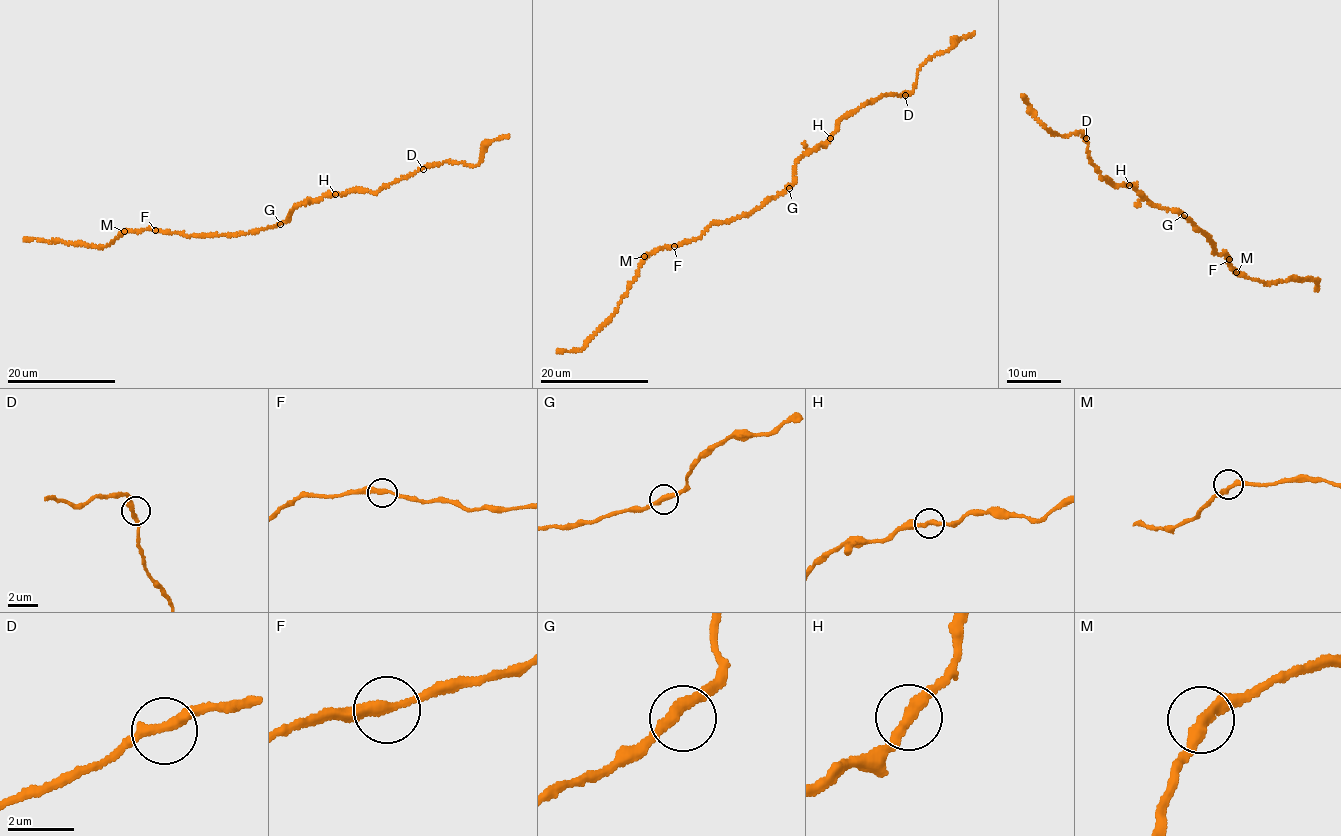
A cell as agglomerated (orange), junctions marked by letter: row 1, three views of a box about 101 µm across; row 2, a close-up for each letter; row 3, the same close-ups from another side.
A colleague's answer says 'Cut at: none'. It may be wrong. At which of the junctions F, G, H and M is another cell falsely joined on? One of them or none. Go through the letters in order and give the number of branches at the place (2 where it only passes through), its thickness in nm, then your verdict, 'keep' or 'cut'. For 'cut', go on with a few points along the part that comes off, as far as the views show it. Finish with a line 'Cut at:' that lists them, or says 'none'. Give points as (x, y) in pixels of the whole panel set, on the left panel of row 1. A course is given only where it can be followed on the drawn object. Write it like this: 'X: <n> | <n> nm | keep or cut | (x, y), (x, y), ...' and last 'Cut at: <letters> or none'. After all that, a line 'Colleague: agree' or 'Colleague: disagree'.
F: 2 | 320 nm | keep
G: 2 | 320 nm | keep
H: 2 | 300 nm | keep
M: 2 | 320 nm | keep
Cut at: none
Colleague: agree

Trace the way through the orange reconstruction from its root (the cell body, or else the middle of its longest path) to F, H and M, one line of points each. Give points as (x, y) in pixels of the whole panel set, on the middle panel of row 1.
F: (788, 186), (748, 214), (723, 222), (715, 221), (699, 237), (674, 246)
H: (788, 186), (794, 181), (795, 161), (830, 137)
M: (788, 186), (748, 214), (723, 222), (715, 221), (696, 238), (665, 245), (644, 256)

